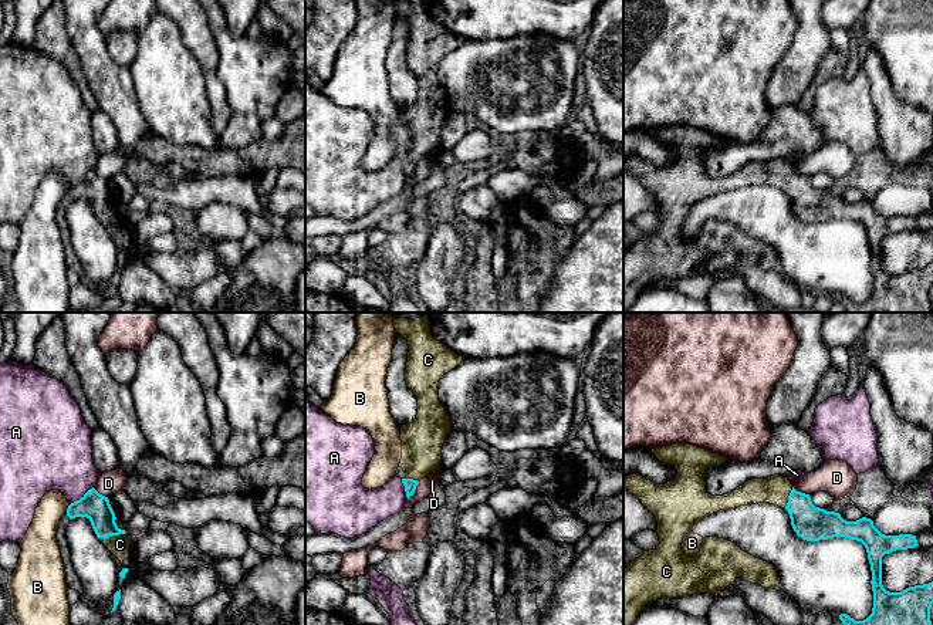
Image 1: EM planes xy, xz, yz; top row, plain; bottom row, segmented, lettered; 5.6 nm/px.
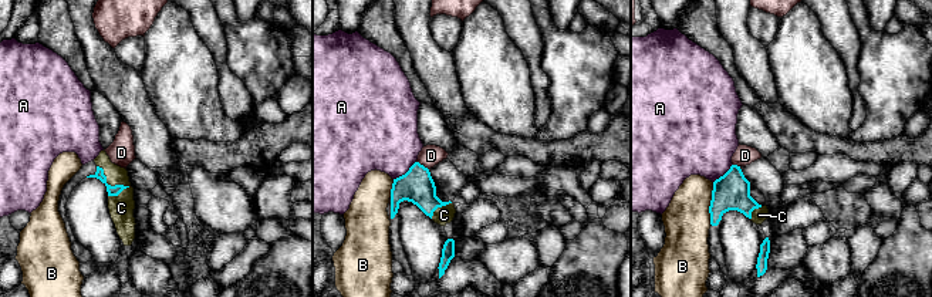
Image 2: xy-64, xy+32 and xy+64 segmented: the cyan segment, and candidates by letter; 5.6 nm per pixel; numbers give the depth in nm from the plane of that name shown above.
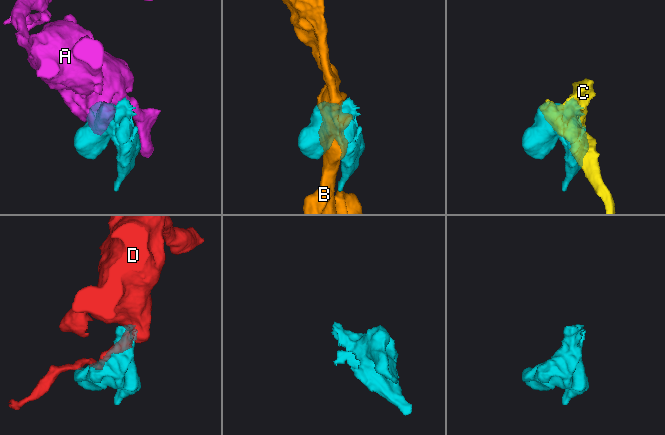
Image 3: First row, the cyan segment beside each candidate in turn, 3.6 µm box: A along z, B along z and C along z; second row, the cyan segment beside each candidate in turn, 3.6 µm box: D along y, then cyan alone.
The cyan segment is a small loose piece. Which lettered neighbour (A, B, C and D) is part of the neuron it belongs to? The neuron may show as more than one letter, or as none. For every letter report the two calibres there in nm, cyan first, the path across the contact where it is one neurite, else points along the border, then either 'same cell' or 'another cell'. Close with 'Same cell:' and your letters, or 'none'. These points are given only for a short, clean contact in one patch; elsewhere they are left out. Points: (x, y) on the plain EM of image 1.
A: 160 nm thick on the cyan side, 360 nm on the other; border along xy (93, 168), (70, 186); another cell
B: 160 nm thick on the cyan side, 190 nm on the other; another cell
C: 160 nm thick on the cyan side, 110 nm on the other; runs through xy (94, 188), (112, 216), (119, 226); same cell
D: 70 nm thick on the cyan side, 90 nm on the other; border along xz (419, 164), (408, 181); another cell
Same cell: C

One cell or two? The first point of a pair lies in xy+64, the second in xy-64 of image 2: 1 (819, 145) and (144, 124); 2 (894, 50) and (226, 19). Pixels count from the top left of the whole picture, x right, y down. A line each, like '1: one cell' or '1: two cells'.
1: two cells
2: one cell

